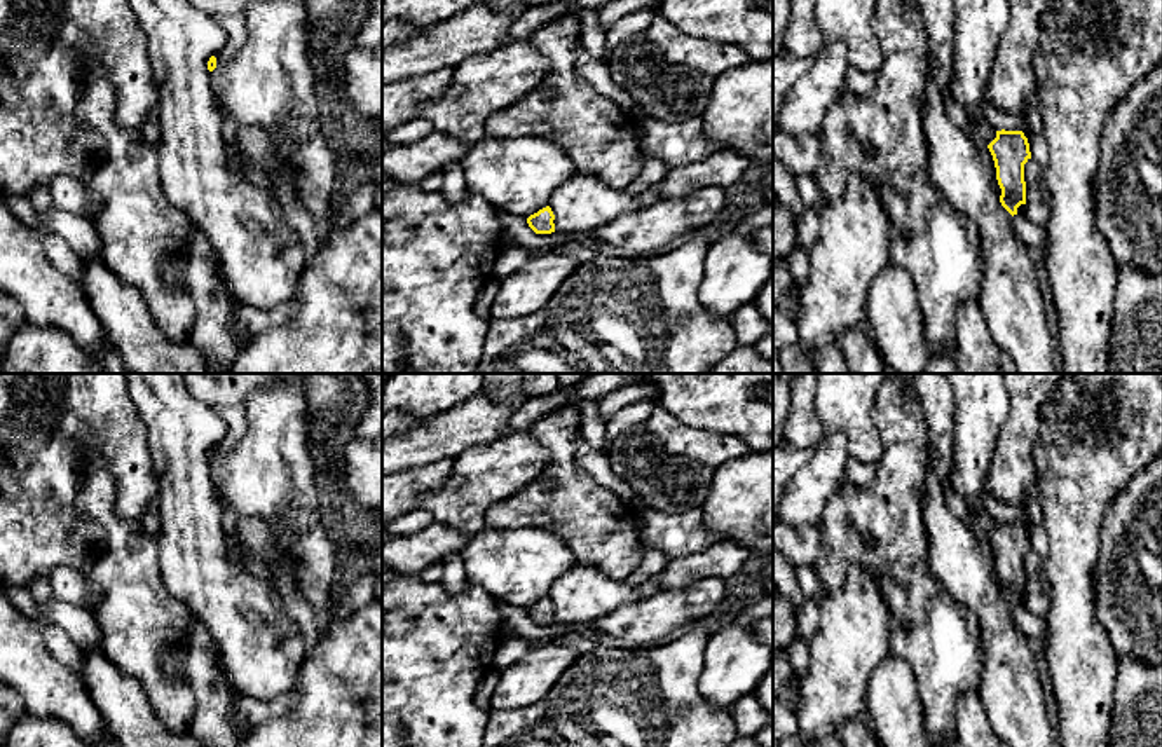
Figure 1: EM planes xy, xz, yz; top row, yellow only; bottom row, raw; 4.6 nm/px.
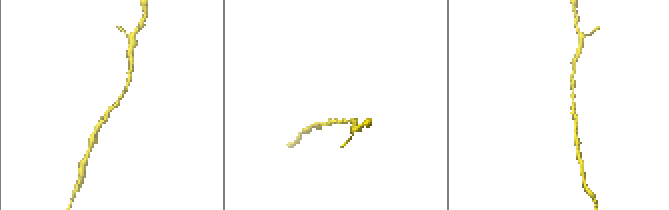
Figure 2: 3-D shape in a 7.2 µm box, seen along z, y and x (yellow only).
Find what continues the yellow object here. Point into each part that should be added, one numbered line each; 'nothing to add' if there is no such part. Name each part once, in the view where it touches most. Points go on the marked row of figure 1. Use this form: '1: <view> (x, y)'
nothing to add

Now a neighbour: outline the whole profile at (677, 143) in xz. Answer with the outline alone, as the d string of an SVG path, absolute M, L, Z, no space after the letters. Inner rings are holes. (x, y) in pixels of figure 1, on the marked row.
M633 113L633 134L644 157L661 159L668 168L694 164L726 148L705 136L701 119L665 122Z

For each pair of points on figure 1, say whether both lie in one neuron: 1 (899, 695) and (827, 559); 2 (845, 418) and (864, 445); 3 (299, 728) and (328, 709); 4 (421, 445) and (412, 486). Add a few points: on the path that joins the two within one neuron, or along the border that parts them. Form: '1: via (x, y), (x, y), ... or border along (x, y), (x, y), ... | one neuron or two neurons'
1: border along (888, 653), (909, 665), (916, 685) | two neurons
2: via (852, 424), (864, 438) | one neuron
3: via (306, 728), (321, 716) | one neuron
4: border along (454, 458), (438, 458), (400, 472) | two neurons

